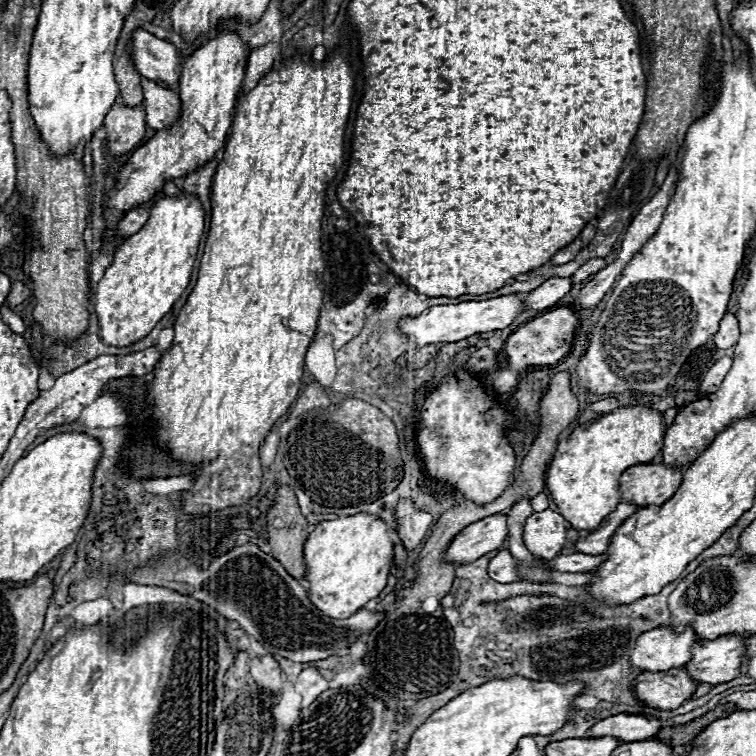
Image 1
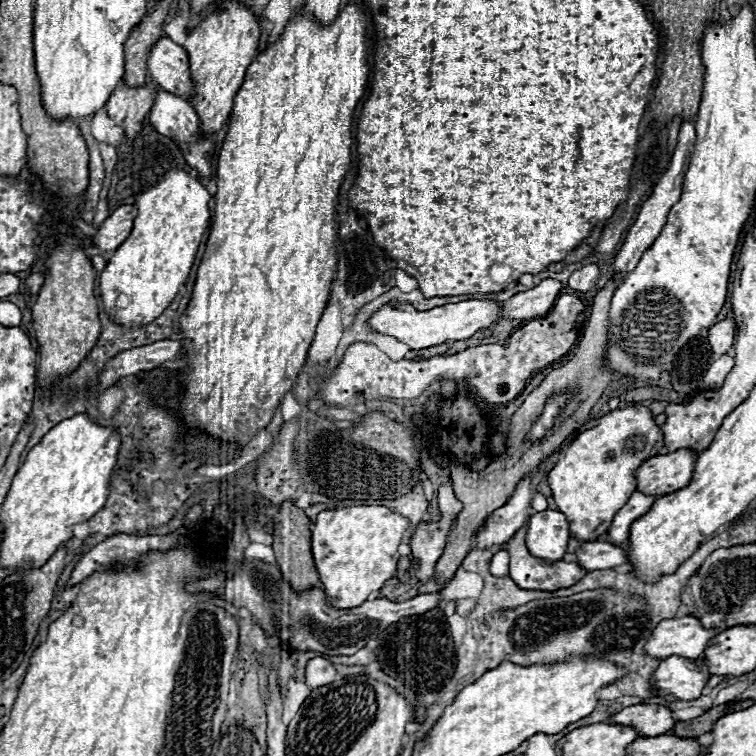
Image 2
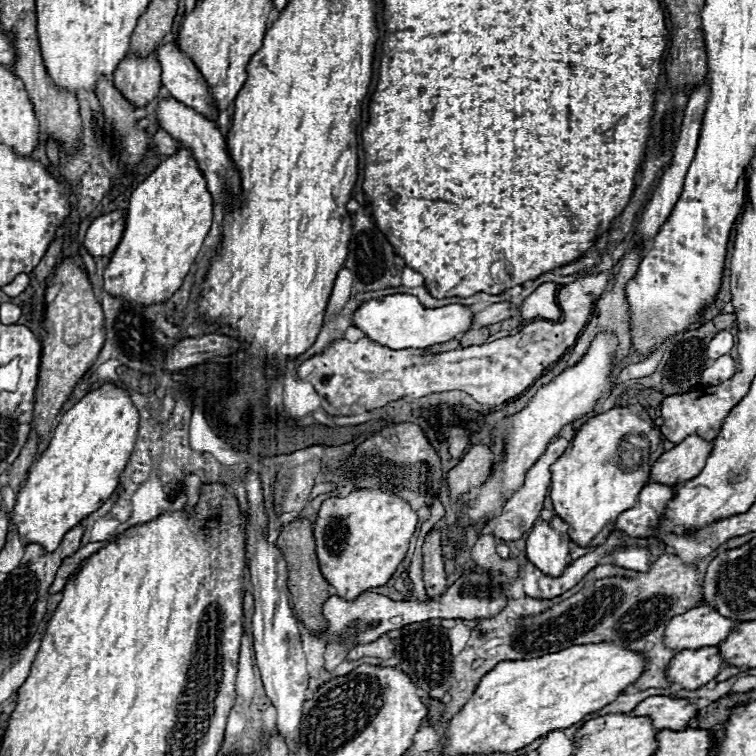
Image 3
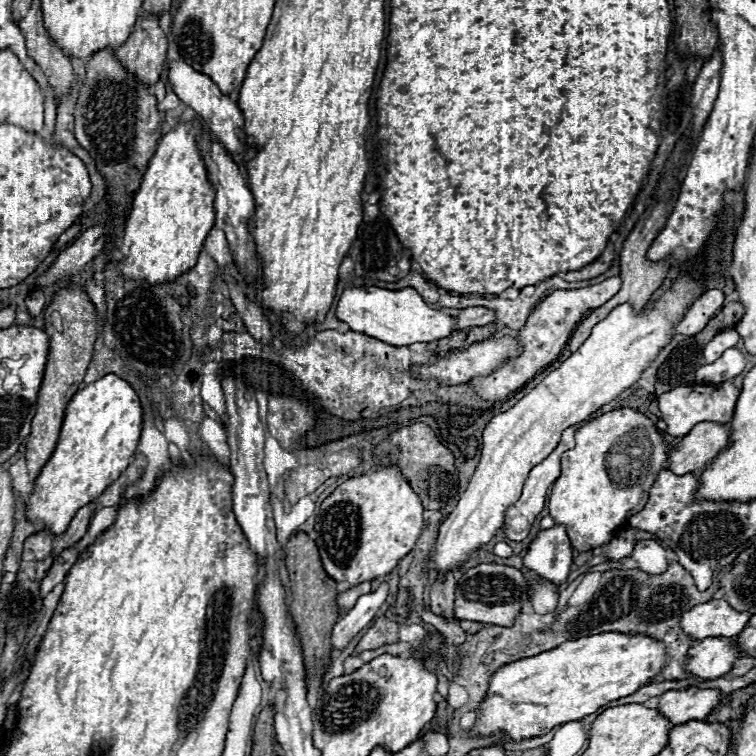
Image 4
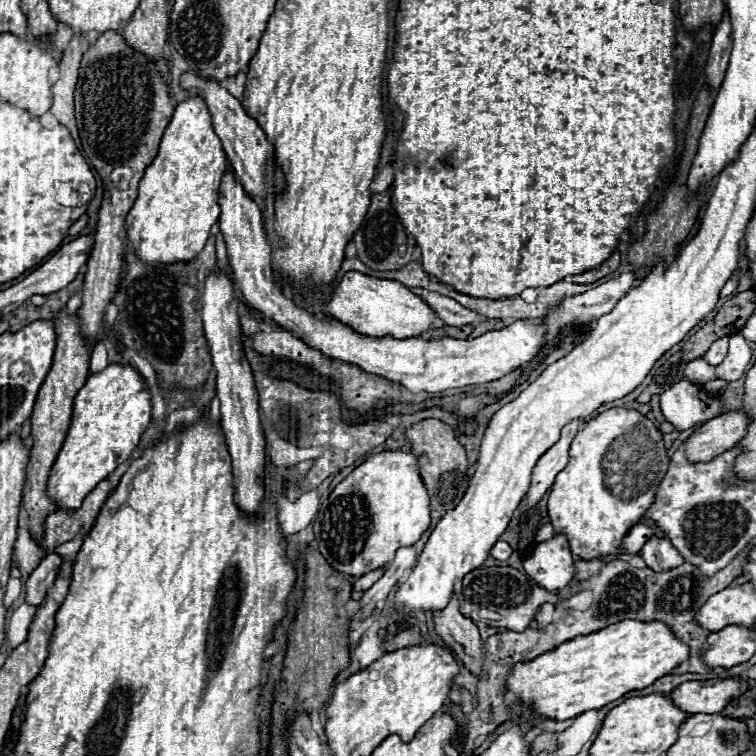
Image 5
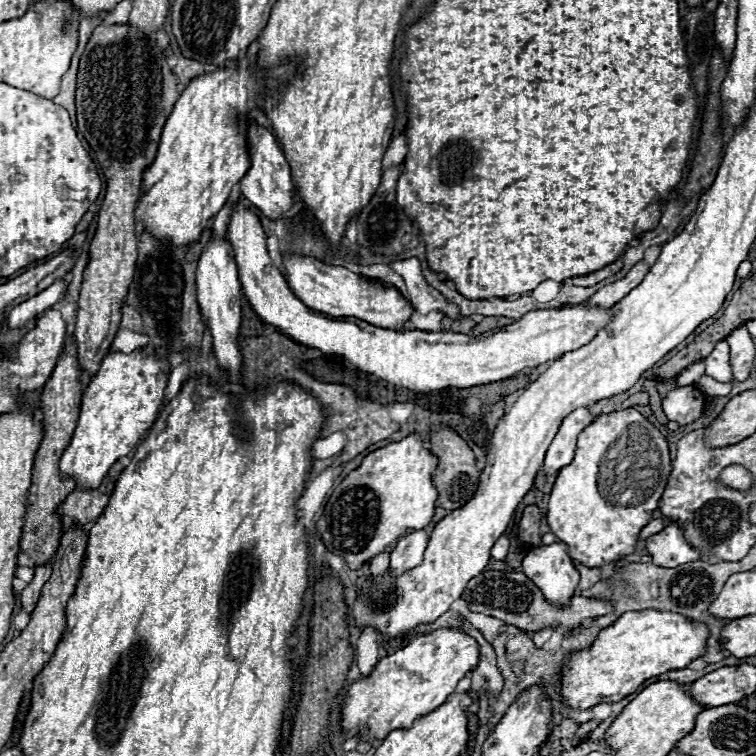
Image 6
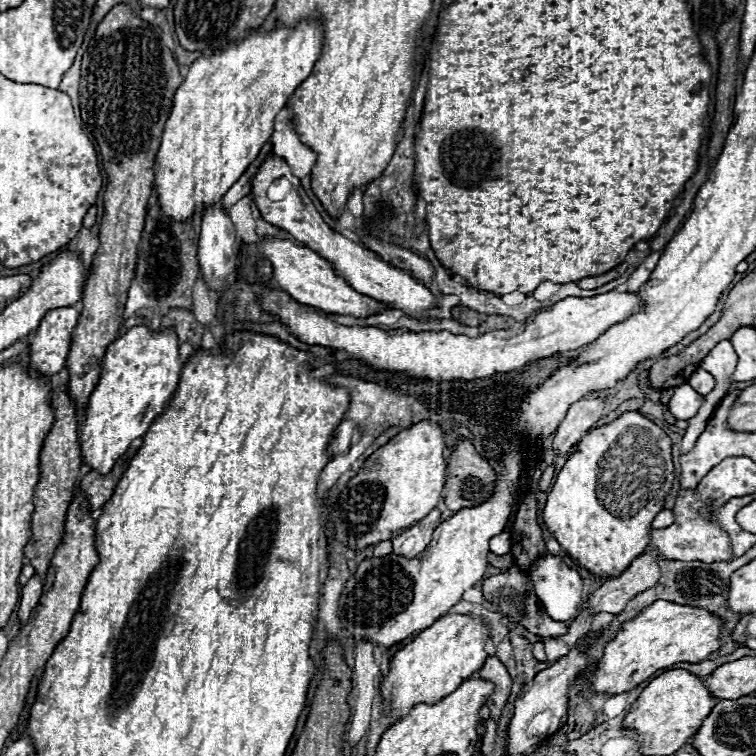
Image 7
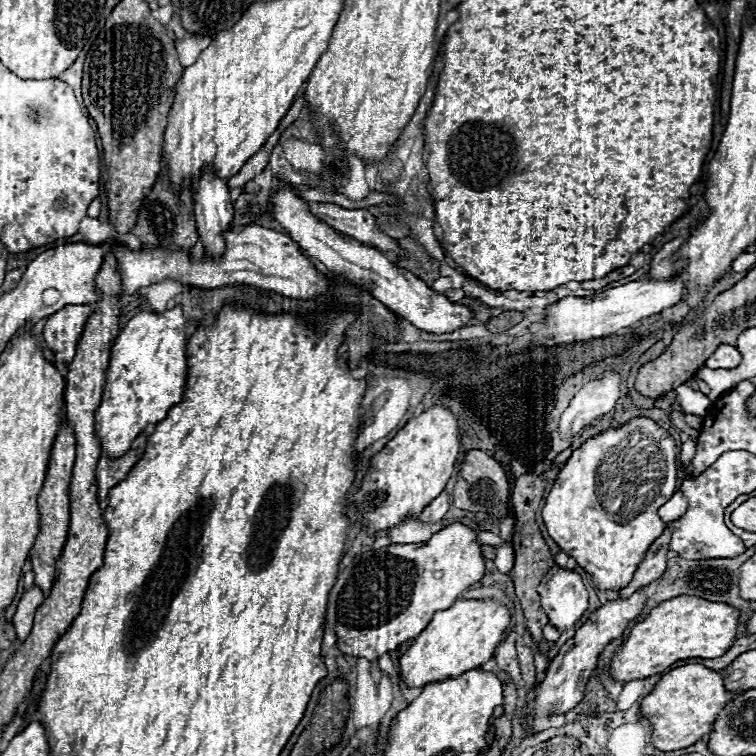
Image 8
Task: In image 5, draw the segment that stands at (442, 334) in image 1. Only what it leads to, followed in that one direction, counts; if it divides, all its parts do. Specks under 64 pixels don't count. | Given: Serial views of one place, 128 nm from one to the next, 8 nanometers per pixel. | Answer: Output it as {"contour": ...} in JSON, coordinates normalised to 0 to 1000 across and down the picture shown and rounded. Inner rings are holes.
{"contour":[[[458,360],[452,365],[452,370],[431,392],[431,410],[437,413],[437,418],[442,418],[444,423],[476,442],[519,444],[526,450],[558,444],[574,437],[574,426],[579,423],[577,413],[571,413],[571,407],[548,386],[542,386],[542,381],[532,373],[500,370],[476,360]]]}

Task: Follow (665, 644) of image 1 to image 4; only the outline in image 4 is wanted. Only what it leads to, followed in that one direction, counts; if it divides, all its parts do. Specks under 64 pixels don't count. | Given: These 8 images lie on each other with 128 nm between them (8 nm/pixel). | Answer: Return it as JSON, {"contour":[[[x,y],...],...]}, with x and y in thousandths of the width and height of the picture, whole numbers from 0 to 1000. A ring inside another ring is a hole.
{"contour":[[[939,794],[907,810],[899,820],[899,831],[915,841],[915,847],[971,844],[984,833],[989,820],[992,810],[974,810],[960,794]]]}

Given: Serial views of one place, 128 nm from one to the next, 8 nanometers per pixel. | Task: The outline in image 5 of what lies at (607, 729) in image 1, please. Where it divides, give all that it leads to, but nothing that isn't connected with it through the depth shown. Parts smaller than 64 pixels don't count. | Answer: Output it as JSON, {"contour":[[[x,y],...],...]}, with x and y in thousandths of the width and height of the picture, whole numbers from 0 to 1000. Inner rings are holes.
{"contour":[[[918,899],[892,910],[884,923],[907,944],[950,944],[968,926],[992,910],[989,902],[963,899]]]}

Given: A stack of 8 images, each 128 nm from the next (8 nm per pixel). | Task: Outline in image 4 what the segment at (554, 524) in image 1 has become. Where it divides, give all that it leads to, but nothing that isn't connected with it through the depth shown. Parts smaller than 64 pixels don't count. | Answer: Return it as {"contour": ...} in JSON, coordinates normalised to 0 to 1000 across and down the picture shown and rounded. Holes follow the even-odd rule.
{"contour":[[[735,693],[709,706],[693,735],[693,749],[735,775],[749,770],[757,749],[757,720],[746,693]]]}

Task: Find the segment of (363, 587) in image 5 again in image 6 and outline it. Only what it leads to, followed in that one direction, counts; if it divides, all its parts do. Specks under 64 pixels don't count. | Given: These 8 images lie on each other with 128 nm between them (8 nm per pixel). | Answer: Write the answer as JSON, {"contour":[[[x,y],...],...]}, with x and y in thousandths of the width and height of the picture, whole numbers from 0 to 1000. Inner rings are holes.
{"contour":[[[505,730],[500,733],[492,743],[489,743],[489,762],[505,762],[513,754],[513,743],[516,743],[516,733]]]}

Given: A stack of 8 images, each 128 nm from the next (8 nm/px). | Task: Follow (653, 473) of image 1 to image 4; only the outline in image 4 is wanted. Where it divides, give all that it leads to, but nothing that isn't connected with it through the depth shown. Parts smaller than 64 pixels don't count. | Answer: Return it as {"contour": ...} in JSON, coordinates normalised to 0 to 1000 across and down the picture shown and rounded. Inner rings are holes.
{"contour":[[[944,558],[921,561],[902,585],[897,585],[884,603],[884,622],[905,630],[931,619],[963,587],[963,563]]]}

